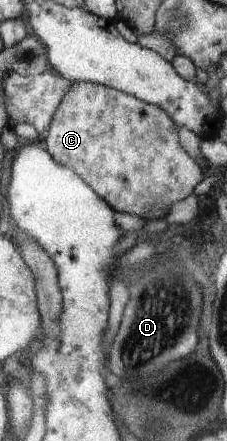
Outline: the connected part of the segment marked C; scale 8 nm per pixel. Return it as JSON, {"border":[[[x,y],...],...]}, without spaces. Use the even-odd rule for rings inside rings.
{"border":[[[92,82],[71,83],[52,116],[41,144],[55,163],[73,169],[109,207],[146,221],[167,217],[171,212],[169,207],[191,195],[196,185],[205,179],[205,171],[180,145],[177,125],[161,107]]]}

